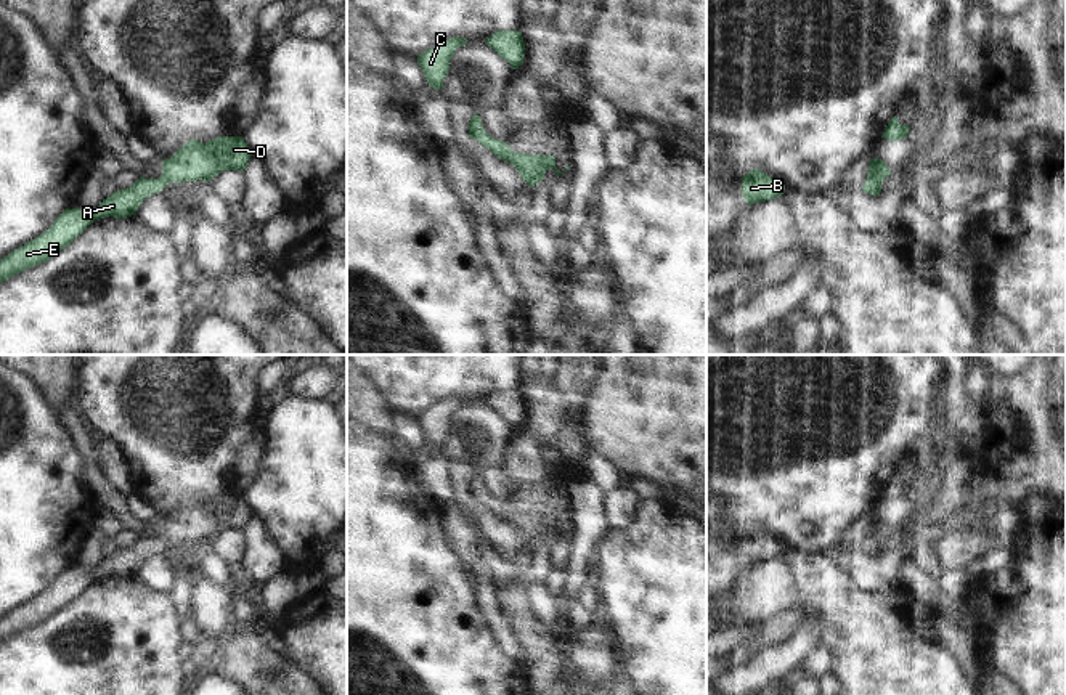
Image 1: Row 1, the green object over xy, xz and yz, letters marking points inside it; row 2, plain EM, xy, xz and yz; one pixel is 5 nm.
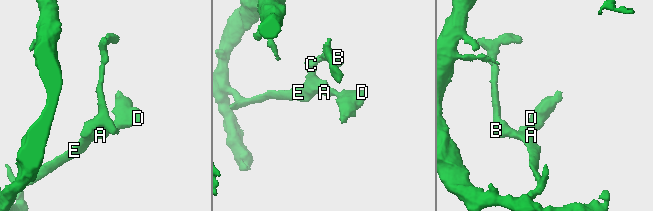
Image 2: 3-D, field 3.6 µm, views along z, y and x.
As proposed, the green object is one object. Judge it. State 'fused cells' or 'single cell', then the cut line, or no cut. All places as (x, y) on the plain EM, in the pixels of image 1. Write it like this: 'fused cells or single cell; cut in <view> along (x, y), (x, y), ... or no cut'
single cell; no cut

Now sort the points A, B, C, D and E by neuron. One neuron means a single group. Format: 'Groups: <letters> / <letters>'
Groups: A B C D E.

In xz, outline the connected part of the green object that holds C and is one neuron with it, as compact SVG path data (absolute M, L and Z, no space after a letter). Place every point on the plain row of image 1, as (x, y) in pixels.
M451 396L417 416L424 437L432 448L443 448L445 437L450 430L450 421L454 411L466 403L466 398Z

